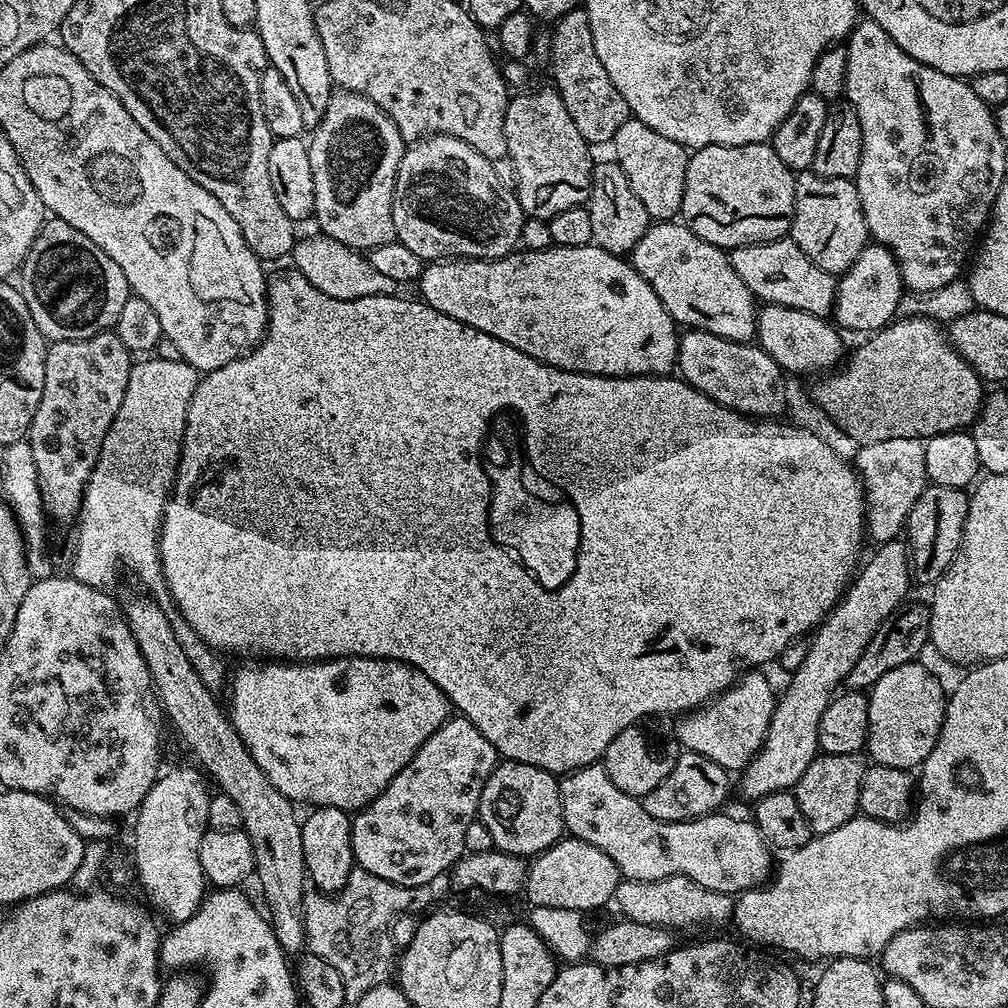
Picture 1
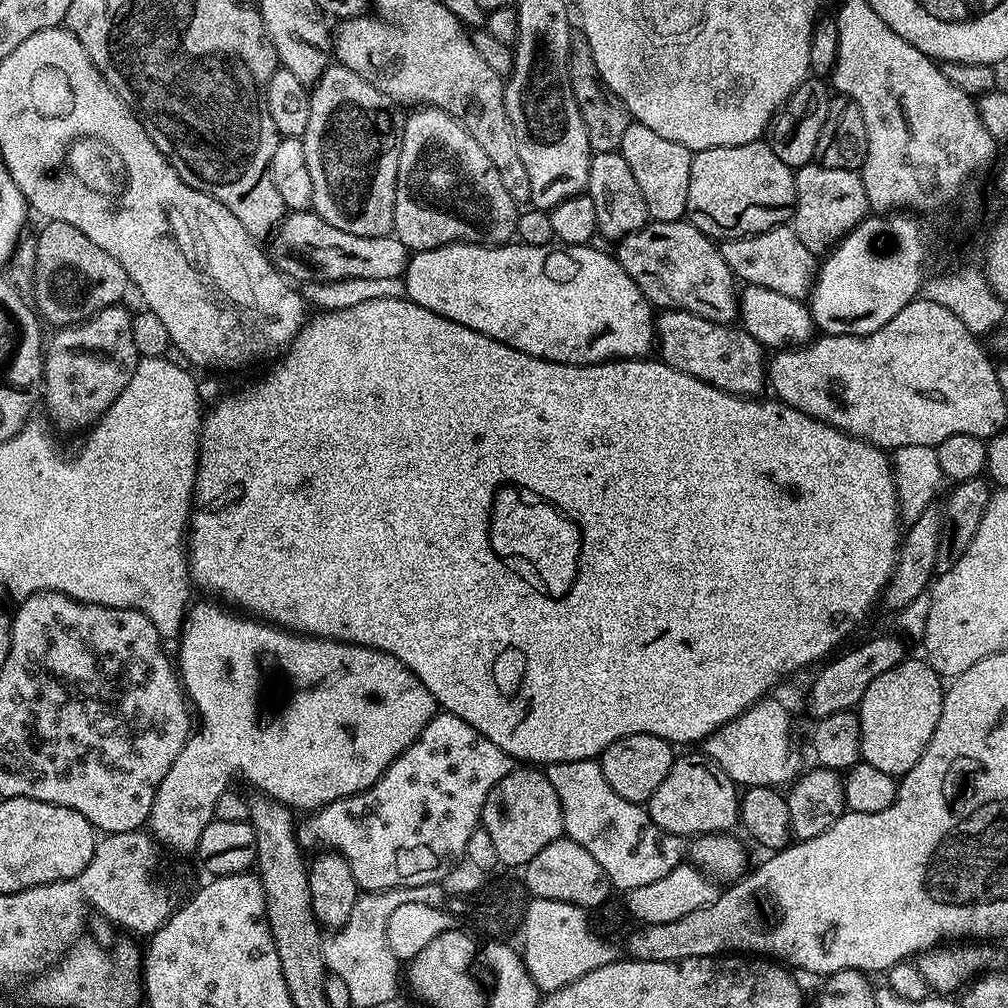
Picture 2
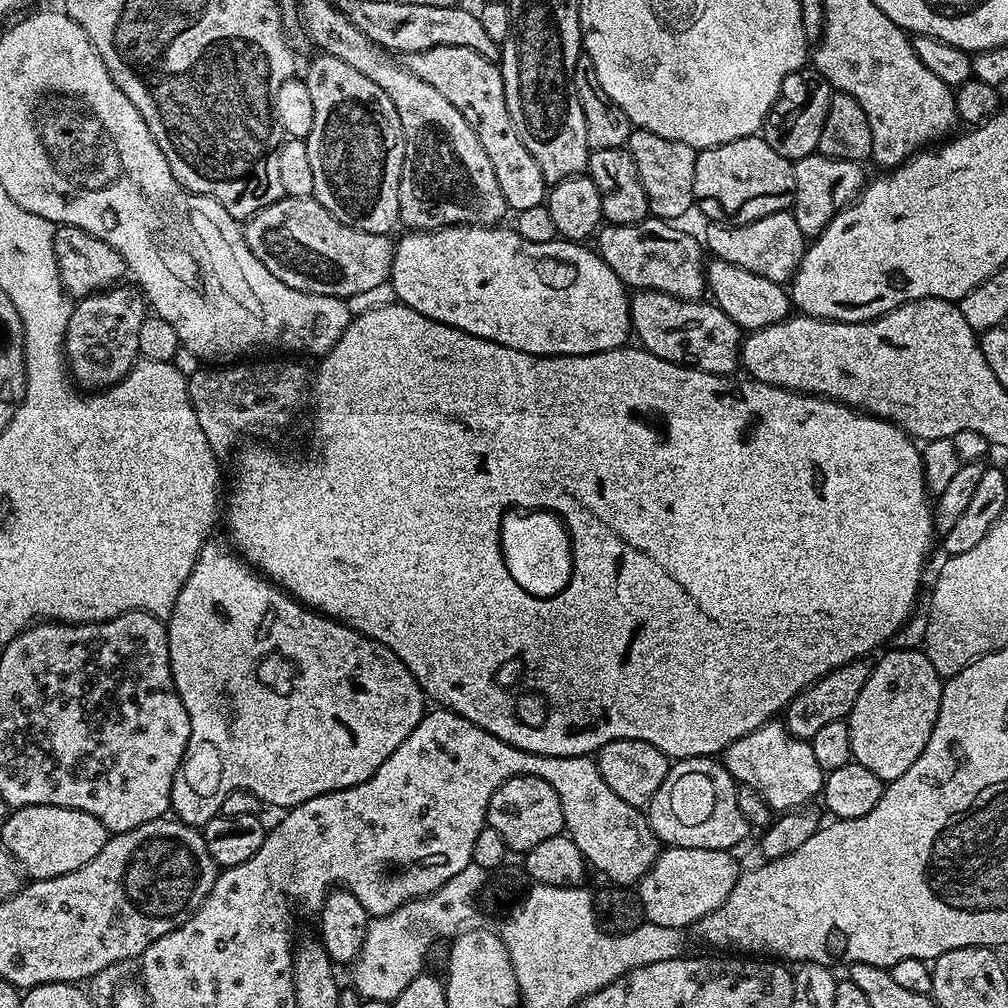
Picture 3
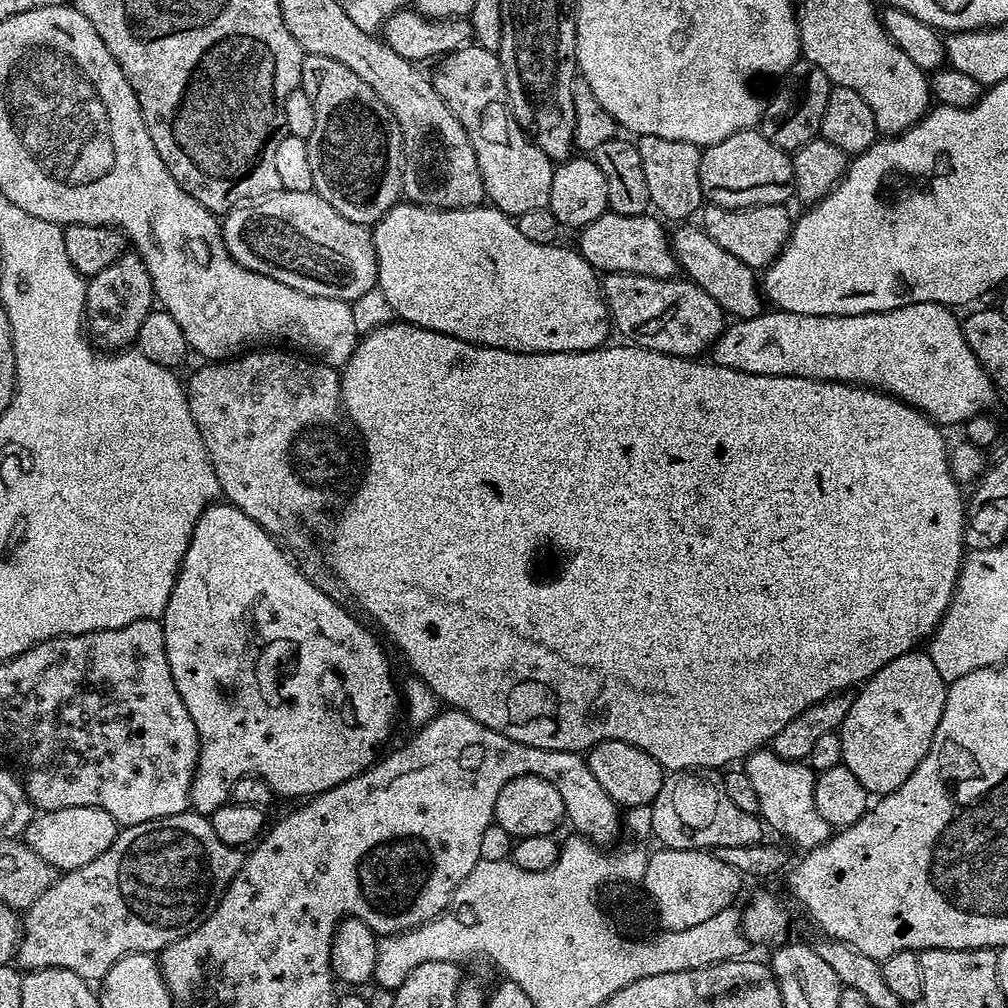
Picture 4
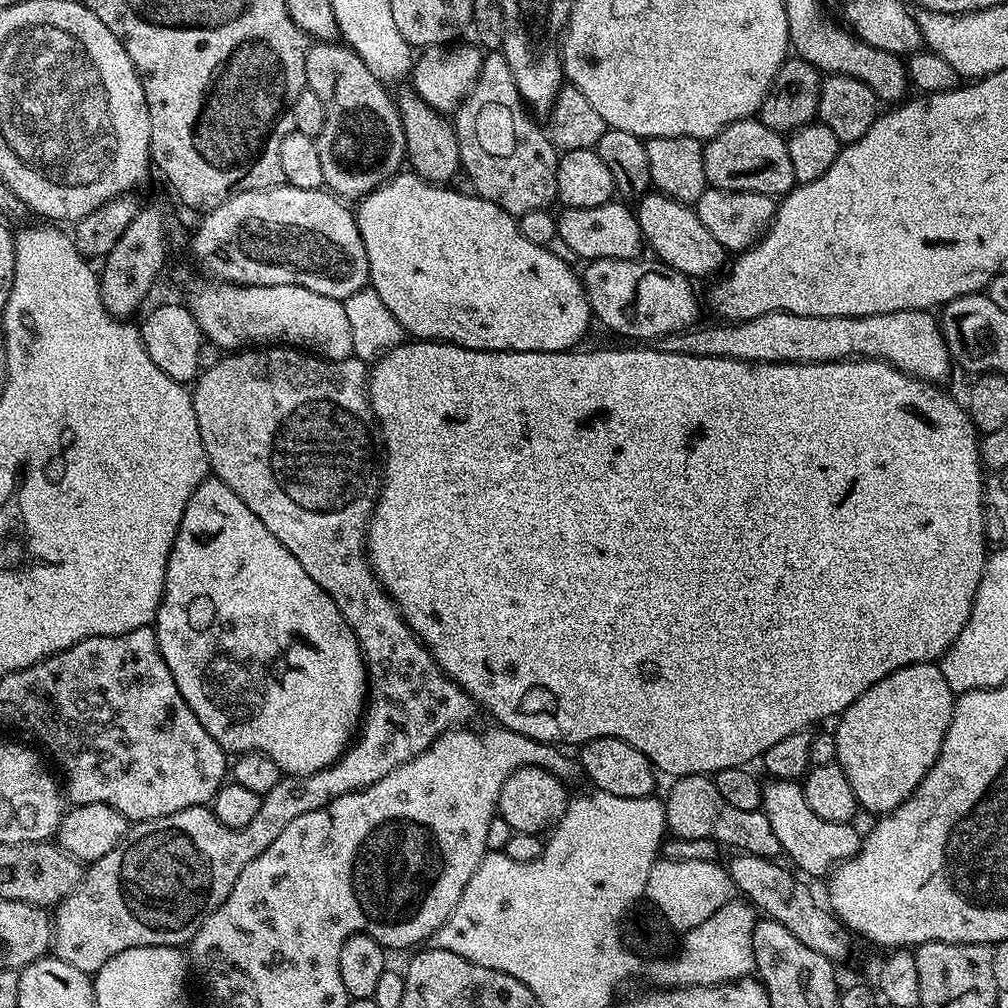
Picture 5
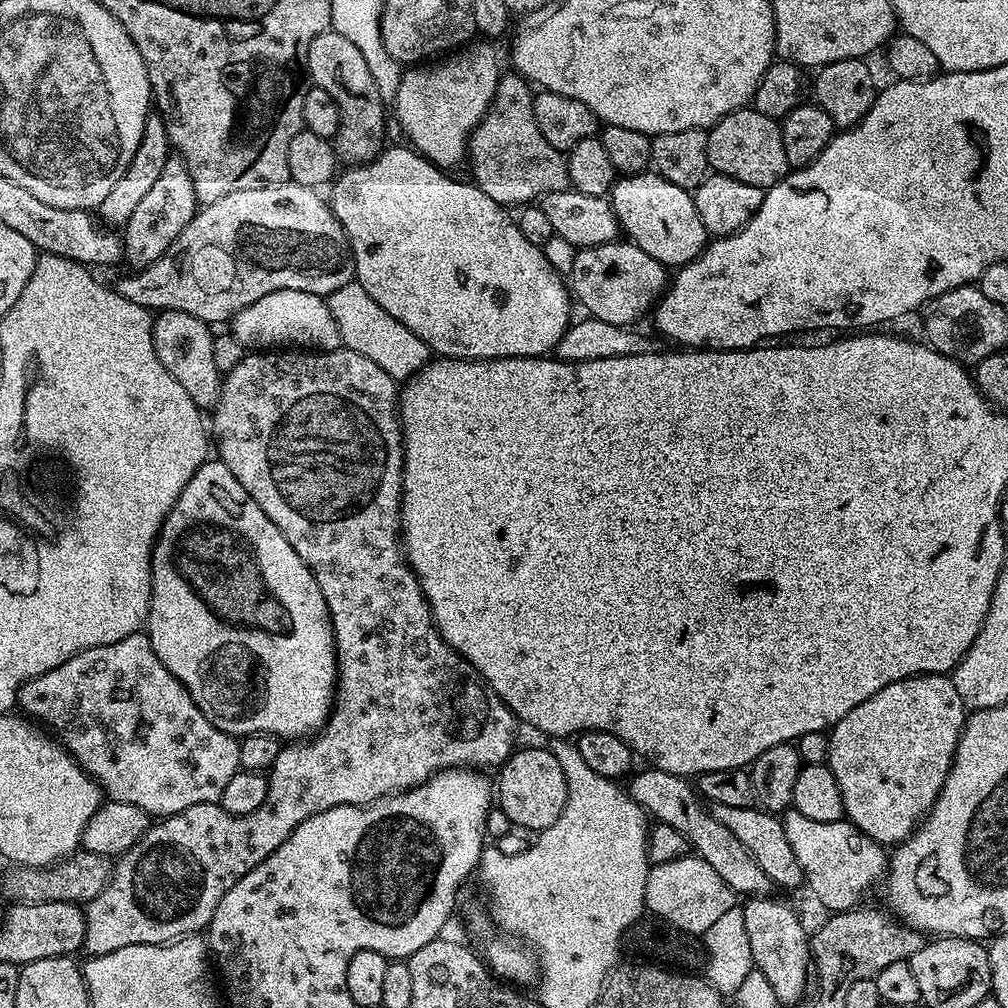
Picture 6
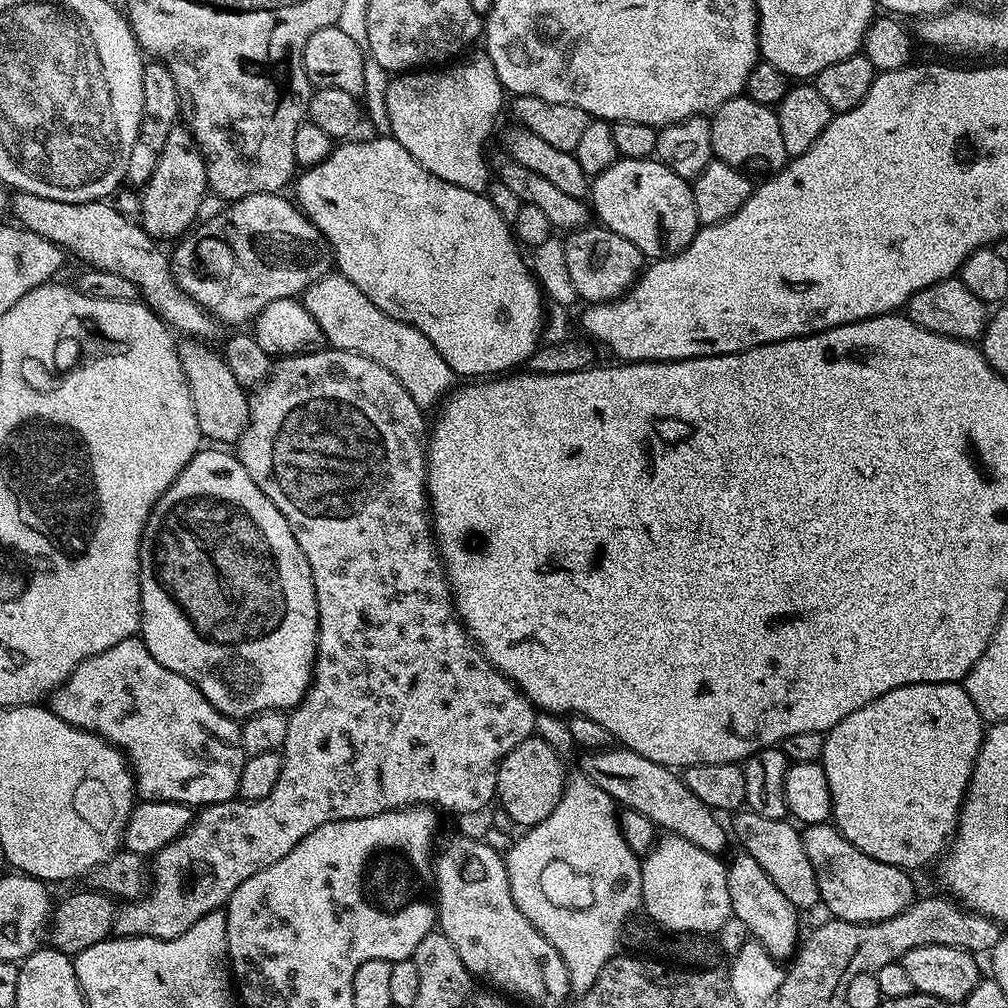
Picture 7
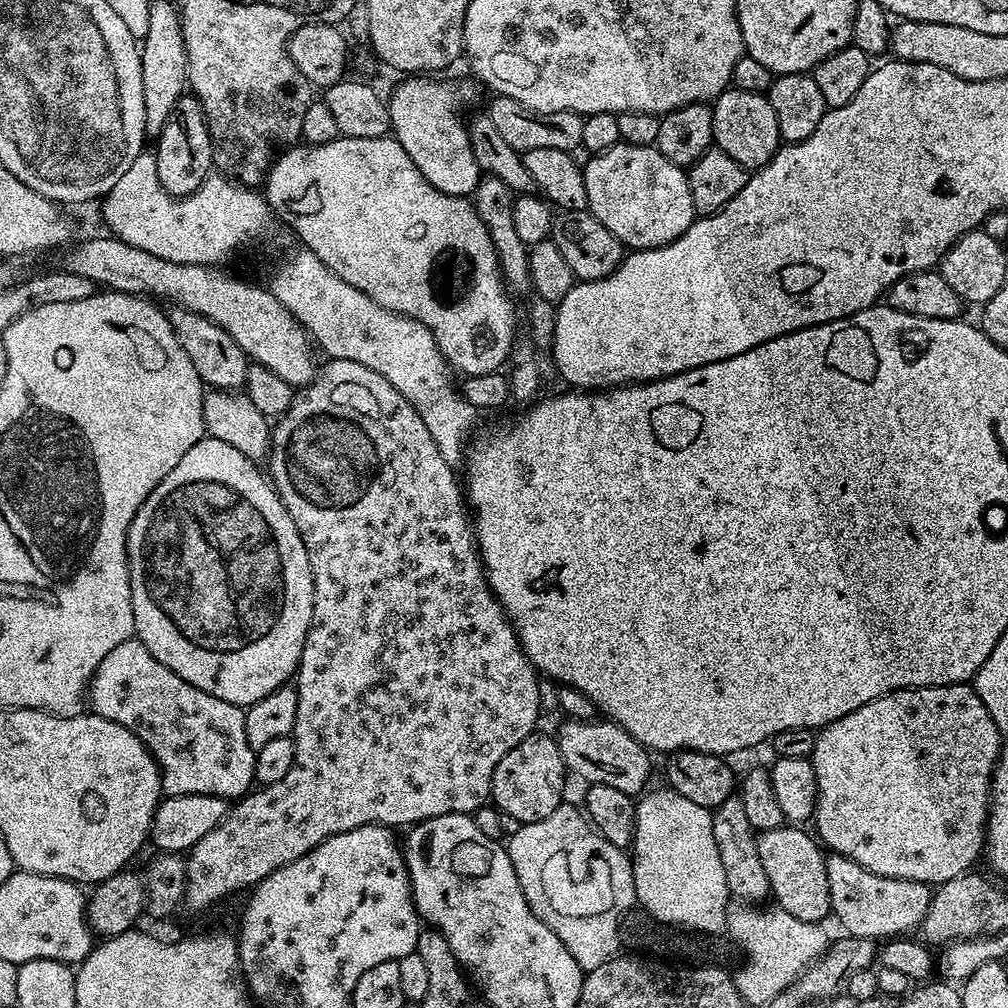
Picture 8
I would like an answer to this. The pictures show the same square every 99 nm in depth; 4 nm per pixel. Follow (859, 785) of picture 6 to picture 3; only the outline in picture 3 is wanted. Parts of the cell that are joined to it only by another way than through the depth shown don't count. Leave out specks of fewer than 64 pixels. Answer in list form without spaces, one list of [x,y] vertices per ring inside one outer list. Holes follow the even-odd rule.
[[[900,648],[897,652],[885,651],[880,661],[872,664],[870,678],[866,678],[866,686],[862,686],[862,694],[858,694],[858,702],[850,710],[847,726],[850,730],[850,750],[855,763],[866,766],[870,774],[882,781],[890,781],[906,774],[910,766],[926,750],[926,742],[930,742],[930,734],[934,730],[934,722],[938,718],[938,706],[942,702],[944,680],[930,666],[930,658],[922,650],[916,652],[912,648]]]

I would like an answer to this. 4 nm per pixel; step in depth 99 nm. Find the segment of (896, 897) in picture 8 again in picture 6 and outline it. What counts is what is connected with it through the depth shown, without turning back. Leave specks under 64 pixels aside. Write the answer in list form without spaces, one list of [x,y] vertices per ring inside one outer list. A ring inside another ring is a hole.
[[[788,810],[783,813],[786,839],[798,858],[798,866],[802,866],[804,884],[816,895],[816,900],[829,913],[848,912],[857,907],[860,900],[876,883],[885,879],[889,853],[885,845],[858,830],[847,819],[838,822],[814,822],[814,818],[806,818],[801,812]]]

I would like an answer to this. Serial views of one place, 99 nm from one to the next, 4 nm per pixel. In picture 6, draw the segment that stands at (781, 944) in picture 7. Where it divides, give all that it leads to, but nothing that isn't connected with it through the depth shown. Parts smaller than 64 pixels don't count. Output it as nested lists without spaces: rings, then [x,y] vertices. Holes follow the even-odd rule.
[[[771,895],[757,896],[743,905],[752,963],[755,971],[766,974],[766,982],[774,986],[774,994],[781,1005],[799,1005],[810,988],[810,932],[809,929],[804,929],[803,922],[796,917],[796,912],[790,905],[772,899]]]

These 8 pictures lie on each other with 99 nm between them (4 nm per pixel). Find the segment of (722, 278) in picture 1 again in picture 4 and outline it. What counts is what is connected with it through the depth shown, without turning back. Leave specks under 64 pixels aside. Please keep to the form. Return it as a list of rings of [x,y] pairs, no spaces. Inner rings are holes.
[[[609,210],[602,214],[602,218],[594,218],[594,222],[579,229],[578,251],[581,258],[600,274],[629,272],[635,276],[670,280],[677,275],[678,265],[676,255],[672,253],[669,233],[667,231],[664,233],[663,226],[665,227],[652,214],[627,216]]]

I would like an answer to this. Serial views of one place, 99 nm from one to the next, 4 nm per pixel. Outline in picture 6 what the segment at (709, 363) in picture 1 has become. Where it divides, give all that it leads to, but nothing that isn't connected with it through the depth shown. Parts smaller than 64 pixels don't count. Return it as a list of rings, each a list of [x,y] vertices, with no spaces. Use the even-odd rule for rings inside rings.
[[[617,238],[602,246],[579,249],[574,258],[574,270],[570,270],[566,280],[575,303],[579,307],[581,304],[589,317],[626,328],[655,309],[662,290],[670,283],[668,272],[669,269],[650,258],[646,250],[627,239]]]

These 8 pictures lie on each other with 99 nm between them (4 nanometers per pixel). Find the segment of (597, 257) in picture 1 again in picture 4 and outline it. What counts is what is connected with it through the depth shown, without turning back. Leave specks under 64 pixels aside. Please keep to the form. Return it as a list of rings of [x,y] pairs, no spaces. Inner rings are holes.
[[[397,202],[386,215],[371,229],[378,274],[376,282],[386,294],[386,302],[390,302],[393,313],[403,323],[417,324],[426,330],[441,332],[471,344],[483,344],[485,348],[501,348],[511,352],[589,352],[601,347],[610,333],[610,317],[608,304],[604,301],[602,280],[595,268],[591,268],[579,251],[560,248],[559,243],[539,244],[526,242],[526,238],[516,228],[516,221],[506,213],[491,206],[475,208],[422,208],[411,202]]]

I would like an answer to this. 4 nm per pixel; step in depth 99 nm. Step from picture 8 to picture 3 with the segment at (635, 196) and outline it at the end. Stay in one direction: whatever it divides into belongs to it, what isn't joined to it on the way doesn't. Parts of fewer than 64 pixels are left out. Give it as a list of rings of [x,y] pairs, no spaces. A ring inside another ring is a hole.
[[[715,258],[706,264],[708,278],[707,291],[712,292],[711,299],[742,330],[749,333],[759,328],[774,326],[788,319],[794,305],[789,289],[778,282],[770,282],[770,278],[762,278],[762,274],[750,274],[750,270],[742,270],[742,266],[734,266],[734,262],[726,262]]]

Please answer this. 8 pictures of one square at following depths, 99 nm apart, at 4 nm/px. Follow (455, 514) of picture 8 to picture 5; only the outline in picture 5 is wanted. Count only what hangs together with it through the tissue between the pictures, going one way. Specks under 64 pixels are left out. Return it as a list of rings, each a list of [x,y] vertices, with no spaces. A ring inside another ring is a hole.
[[[256,346],[251,350],[232,350],[221,355],[220,361],[216,365],[201,371],[191,389],[194,418],[198,418],[198,434],[202,434],[202,446],[206,450],[211,475],[215,479],[226,482],[226,486],[230,486],[230,490],[234,490],[234,494],[238,494],[238,498],[242,498],[242,502],[246,502],[246,506],[250,506],[250,510],[254,510],[254,514],[258,514],[258,518],[262,518],[262,526],[266,526],[266,530],[270,530],[270,534],[274,534],[274,538],[278,538],[278,542],[282,542],[282,546],[286,546],[286,550],[290,550],[290,554],[294,554],[294,558],[298,558],[298,562],[302,562],[302,570],[306,570],[306,574],[310,574],[310,578],[314,578],[314,582],[318,582],[318,586],[322,586],[322,590],[326,590],[326,594],[330,594],[334,606],[338,606],[342,618],[346,618],[346,622],[354,630],[360,654],[366,661],[370,681],[370,695],[366,701],[366,711],[362,717],[362,731],[349,744],[348,749],[330,766],[326,766],[309,776],[285,775],[281,778],[278,786],[274,786],[274,790],[270,790],[262,797],[258,815],[255,816],[254,822],[250,822],[250,826],[245,828],[222,826],[222,822],[218,822],[218,818],[208,806],[178,810],[174,814],[166,814],[162,818],[133,823],[129,827],[128,833],[122,838],[122,842],[118,842],[118,846],[114,846],[114,850],[110,850],[110,854],[102,854],[102,858],[93,860],[87,865],[84,881],[76,887],[75,892],[71,892],[65,900],[55,905],[51,951],[62,962],[70,962],[70,966],[78,966],[78,970],[95,974],[99,968],[106,966],[106,962],[110,962],[110,958],[122,954],[122,950],[141,948],[142,946],[166,946],[170,948],[187,945],[202,926],[202,922],[206,922],[206,918],[210,918],[210,914],[214,914],[214,910],[218,910],[218,906],[222,906],[222,902],[226,902],[226,894],[230,894],[230,890],[234,890],[234,882],[238,882],[238,874],[242,874],[242,870],[246,870],[246,866],[250,866],[250,862],[254,862],[254,858],[258,858],[258,854],[262,854],[262,850],[266,850],[266,846],[270,846],[270,842],[274,842],[274,838],[278,838],[278,834],[282,834],[282,830],[286,830],[286,826],[290,826],[290,822],[294,822],[294,818],[299,818],[301,814],[310,814],[310,810],[318,810],[322,806],[334,802],[334,798],[342,798],[342,794],[360,792],[363,788],[369,788],[371,784],[378,782],[378,778],[386,778],[386,774],[390,774],[390,770],[394,770],[398,766],[410,762],[410,758],[422,754],[449,728],[468,726],[473,723],[471,720],[475,718],[476,712],[478,713],[476,701],[467,696],[440,669],[438,662],[432,656],[432,651],[421,642],[419,636],[412,631],[412,627],[404,621],[400,609],[396,607],[391,596],[384,591],[383,586],[380,585],[380,579],[372,573],[372,566],[368,563],[366,533],[368,522],[372,518],[372,511],[376,508],[376,500],[380,496],[382,483],[382,440],[378,435],[376,416],[372,413],[372,403],[368,400],[369,375],[369,365],[365,361],[355,358],[325,360],[315,354],[309,354],[307,351],[287,346]]]

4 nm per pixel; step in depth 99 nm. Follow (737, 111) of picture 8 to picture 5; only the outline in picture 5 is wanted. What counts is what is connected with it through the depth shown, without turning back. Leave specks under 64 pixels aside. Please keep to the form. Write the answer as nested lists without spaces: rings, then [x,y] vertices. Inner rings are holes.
[[[758,118],[727,124],[704,144],[704,169],[709,185],[727,192],[753,192],[783,198],[796,187],[787,139]]]

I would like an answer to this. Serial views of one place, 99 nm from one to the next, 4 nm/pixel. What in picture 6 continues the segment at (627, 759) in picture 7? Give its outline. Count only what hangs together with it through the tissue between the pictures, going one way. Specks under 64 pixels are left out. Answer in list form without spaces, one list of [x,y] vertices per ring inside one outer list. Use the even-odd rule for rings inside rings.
[[[651,766],[645,769],[645,772],[637,771],[627,781],[629,784],[626,784],[626,791],[653,821],[674,826],[674,830],[681,832],[688,839],[691,851],[701,860],[710,862],[710,866],[714,866],[715,872],[721,876],[722,882],[726,882],[726,886],[730,886],[732,892],[744,898],[755,898],[767,896],[773,891],[772,880],[766,878],[762,866],[754,862],[750,850],[746,850],[746,846],[742,846],[742,842],[738,842],[738,838],[734,838],[734,834],[730,834],[730,830],[726,830],[726,826],[722,826],[722,822],[712,816],[695,787],[685,777],[666,774]]]

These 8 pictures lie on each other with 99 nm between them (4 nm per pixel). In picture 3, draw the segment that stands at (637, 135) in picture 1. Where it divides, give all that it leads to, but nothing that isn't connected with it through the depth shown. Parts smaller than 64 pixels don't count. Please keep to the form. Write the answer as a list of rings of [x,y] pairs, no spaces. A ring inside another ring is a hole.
[[[633,127],[630,138],[626,145],[629,154],[634,158],[634,166],[638,166],[638,178],[642,178],[642,186],[646,190],[646,198],[648,199],[649,213],[657,220],[666,220],[669,222],[679,221],[679,216],[684,216],[688,211],[694,208],[694,162],[696,161],[697,149],[686,146],[686,142],[674,142],[670,138],[662,138],[659,134],[650,134],[650,130],[645,128]]]

